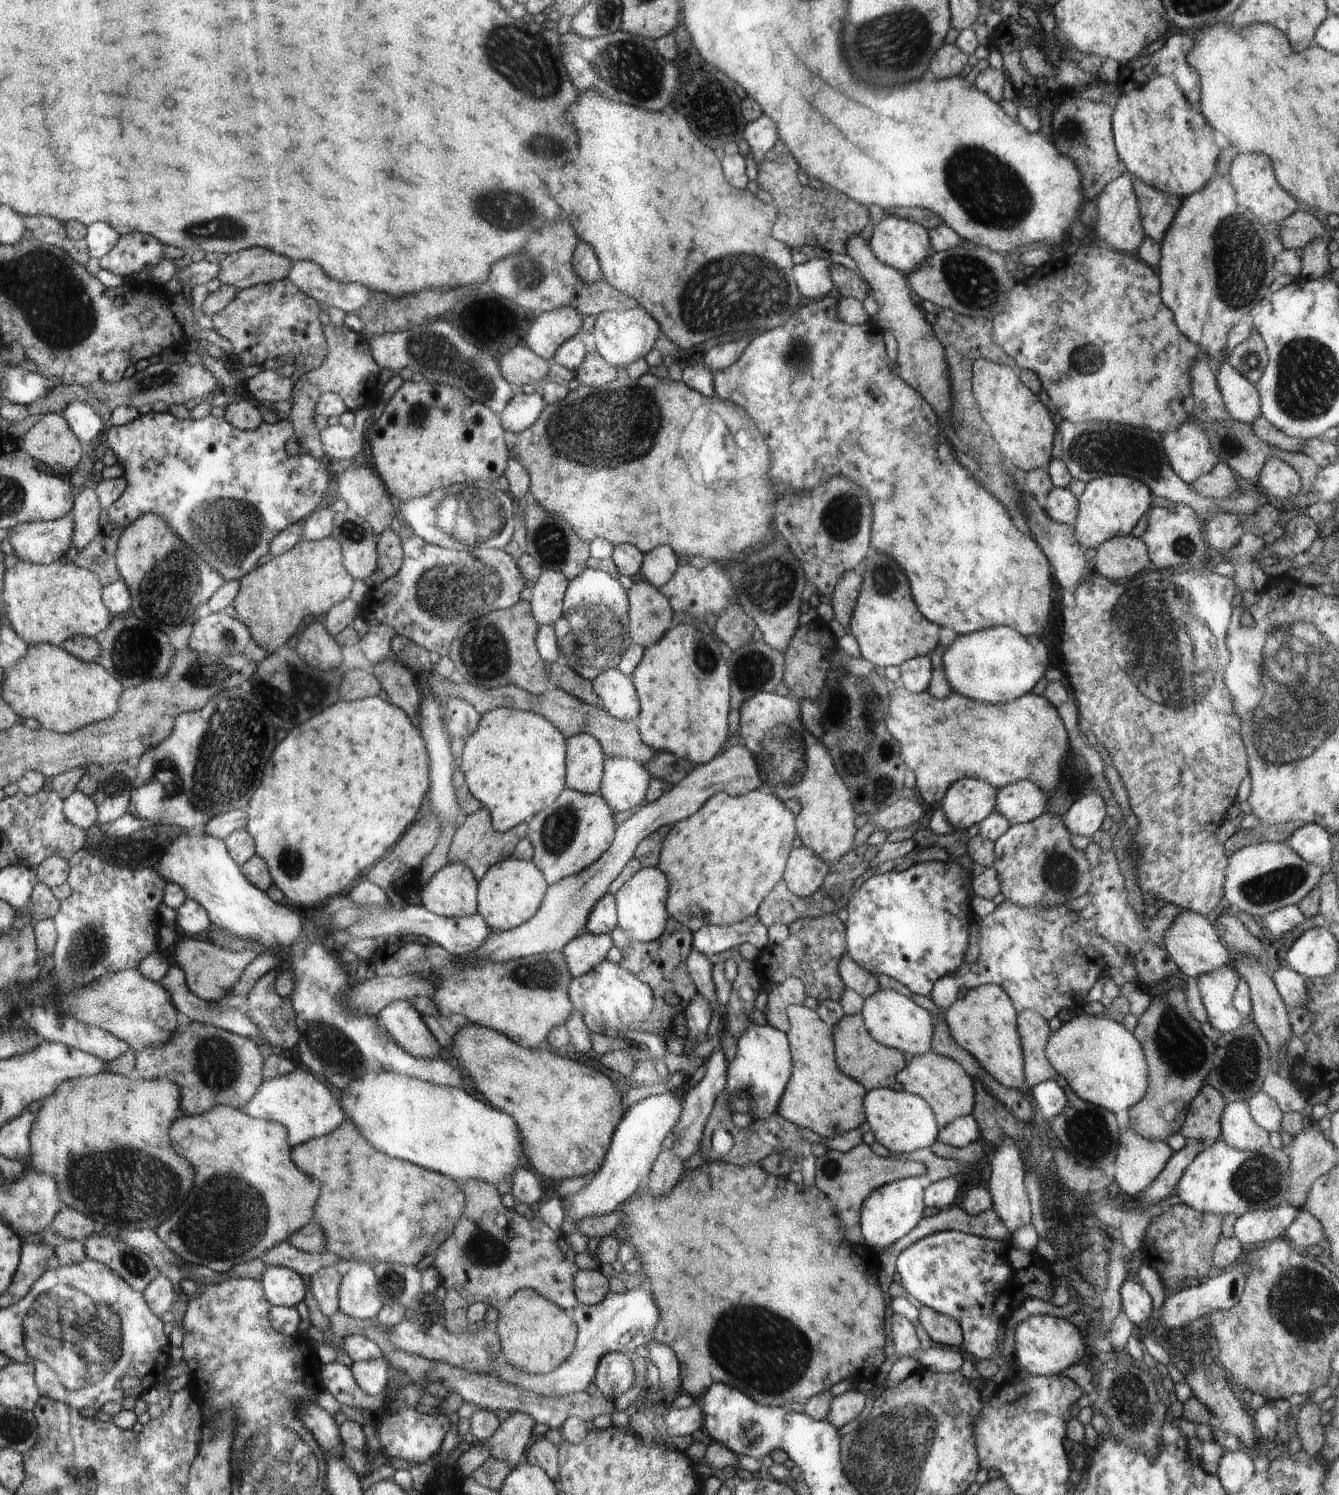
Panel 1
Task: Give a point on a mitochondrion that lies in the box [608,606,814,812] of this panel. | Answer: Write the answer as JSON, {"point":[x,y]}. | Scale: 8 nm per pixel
{"point":[782,749]}

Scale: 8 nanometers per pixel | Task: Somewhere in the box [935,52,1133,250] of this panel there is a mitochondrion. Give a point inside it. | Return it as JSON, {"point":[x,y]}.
{"point":[993,194]}

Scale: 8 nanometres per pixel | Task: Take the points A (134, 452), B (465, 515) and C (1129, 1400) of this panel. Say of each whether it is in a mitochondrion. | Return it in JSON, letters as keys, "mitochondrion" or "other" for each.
{"A":"other","B":"mitochondrion","C":"mitochondrion"}

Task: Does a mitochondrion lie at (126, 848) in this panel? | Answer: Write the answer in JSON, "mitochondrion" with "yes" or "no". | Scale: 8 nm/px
{"mitochondrion":"yes"}

